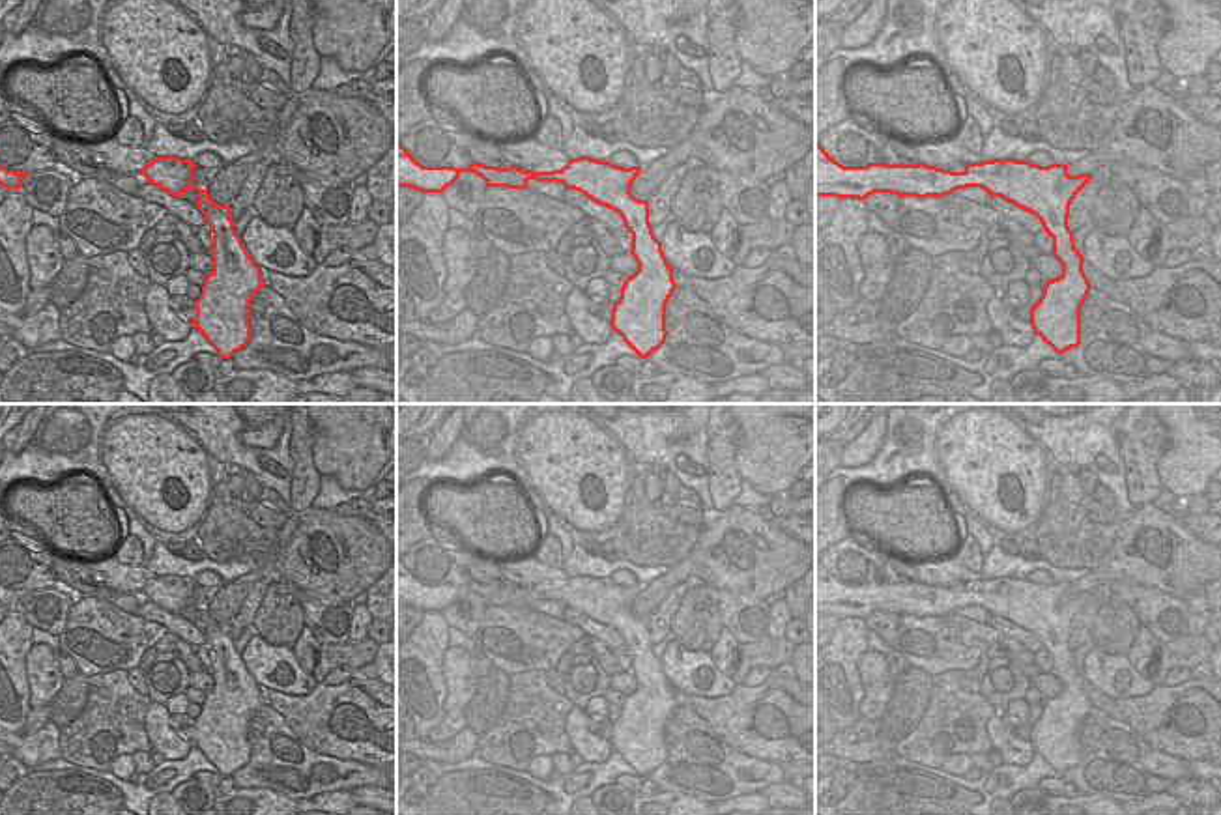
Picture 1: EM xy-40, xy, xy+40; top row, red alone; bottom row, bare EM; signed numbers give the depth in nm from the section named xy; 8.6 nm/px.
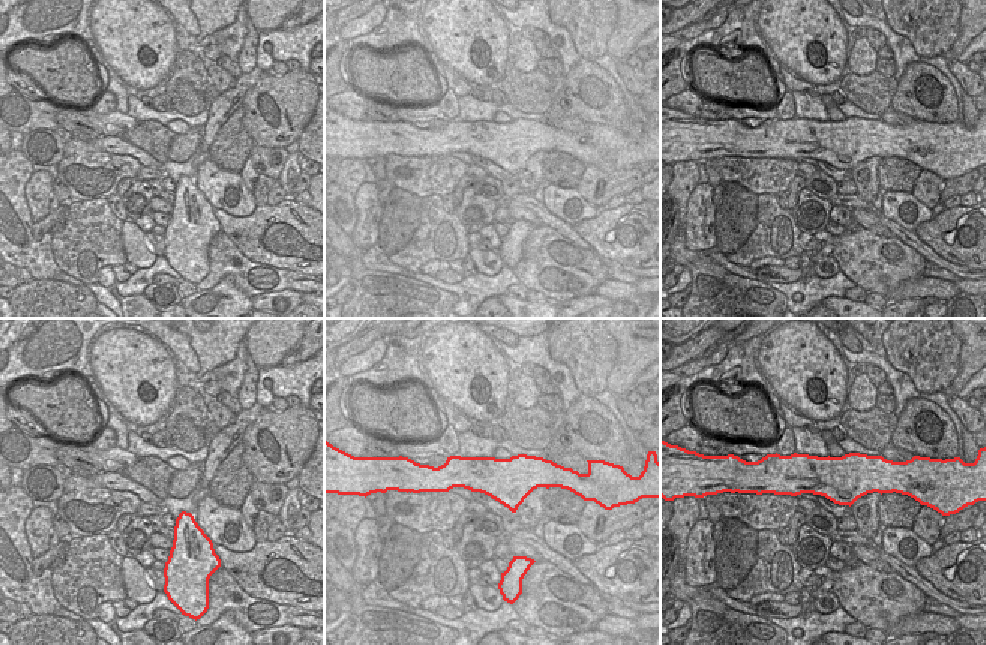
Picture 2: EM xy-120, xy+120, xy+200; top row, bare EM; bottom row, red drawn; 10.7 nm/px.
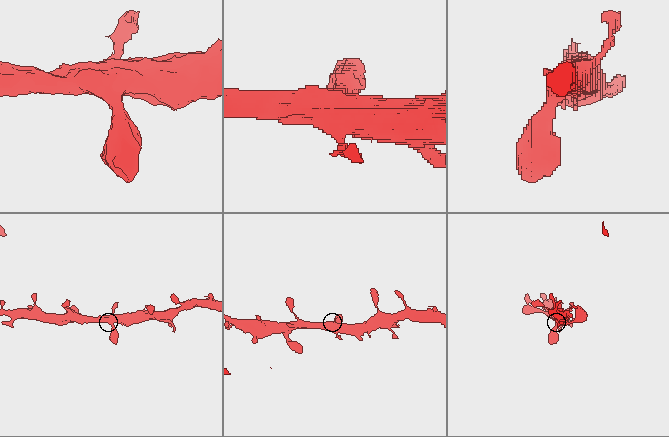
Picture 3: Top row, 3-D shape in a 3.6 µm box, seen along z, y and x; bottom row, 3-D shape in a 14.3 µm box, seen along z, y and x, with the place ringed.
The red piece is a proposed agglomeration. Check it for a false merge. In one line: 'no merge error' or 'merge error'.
no merge error

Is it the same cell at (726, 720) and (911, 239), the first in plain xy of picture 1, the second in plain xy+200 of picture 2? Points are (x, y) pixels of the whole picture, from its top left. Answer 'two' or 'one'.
two

